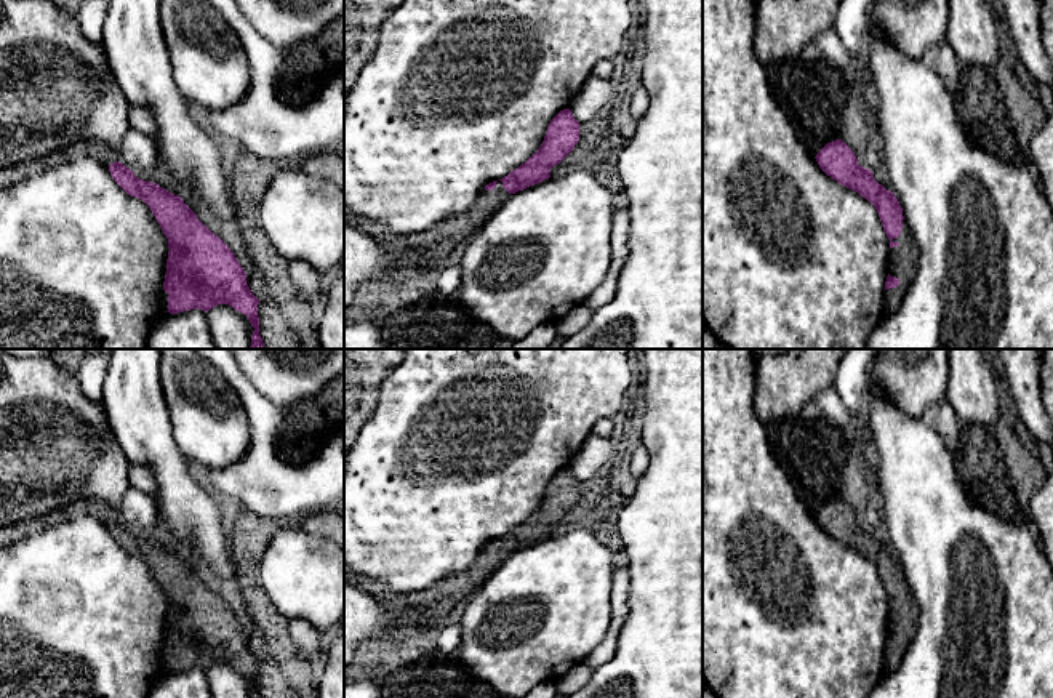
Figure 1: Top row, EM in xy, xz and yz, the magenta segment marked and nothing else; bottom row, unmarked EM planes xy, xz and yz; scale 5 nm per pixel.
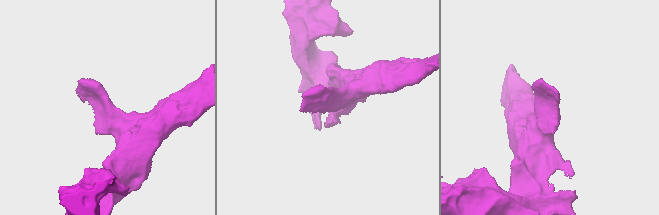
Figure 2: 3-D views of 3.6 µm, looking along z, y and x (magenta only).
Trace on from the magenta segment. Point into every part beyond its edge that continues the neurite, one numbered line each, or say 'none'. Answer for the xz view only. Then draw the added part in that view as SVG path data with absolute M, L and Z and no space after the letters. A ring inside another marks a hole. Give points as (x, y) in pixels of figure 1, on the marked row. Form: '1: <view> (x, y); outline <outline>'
1: xz (453, 232); outline M498 181L493 191L482 191L474 205L461 216L448 219L434 229L435 239L414 251L403 250L402 269L416 271L434 267L435 263L450 255L454 247L474 232L510 197Z

